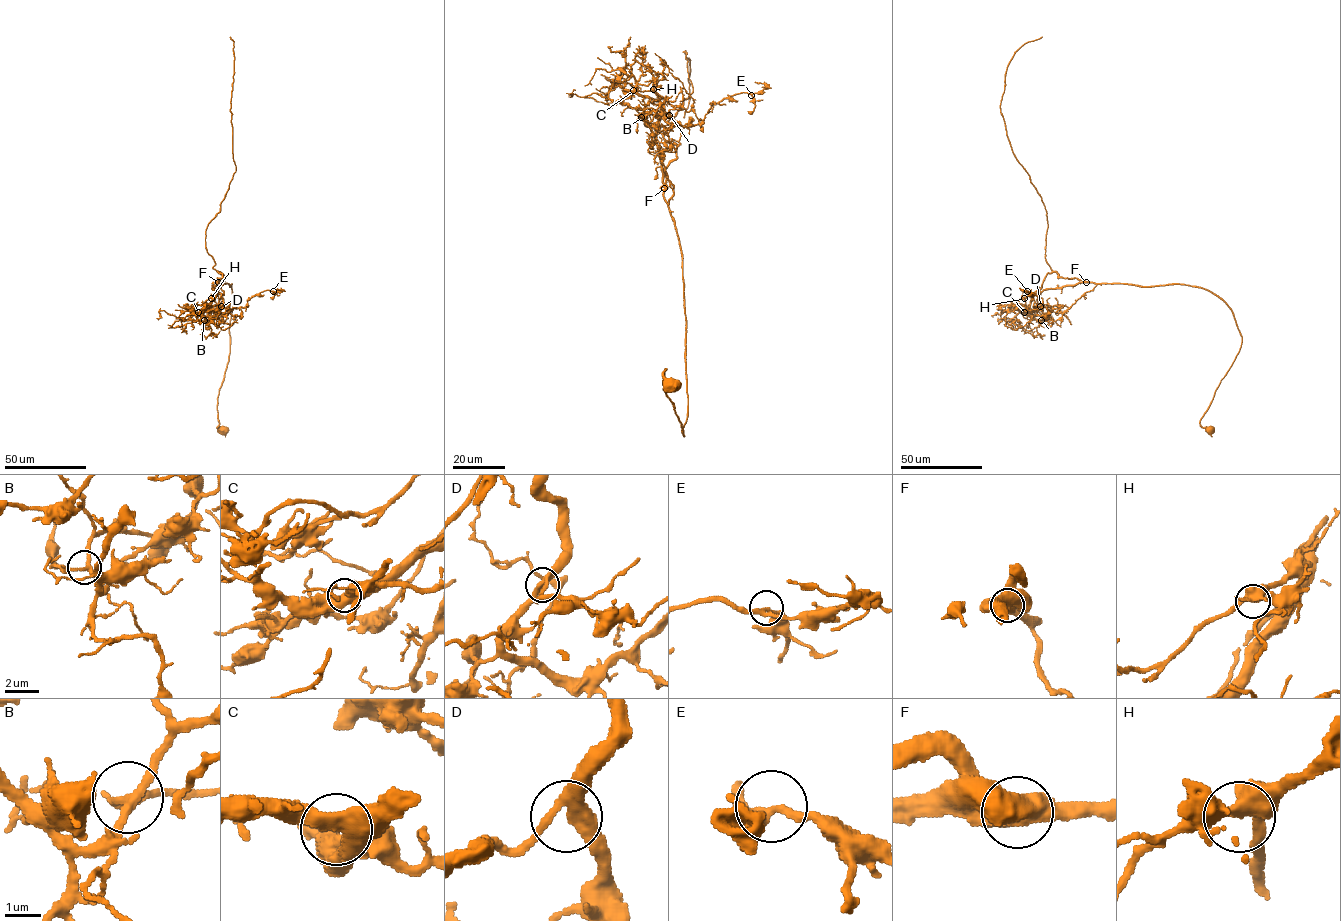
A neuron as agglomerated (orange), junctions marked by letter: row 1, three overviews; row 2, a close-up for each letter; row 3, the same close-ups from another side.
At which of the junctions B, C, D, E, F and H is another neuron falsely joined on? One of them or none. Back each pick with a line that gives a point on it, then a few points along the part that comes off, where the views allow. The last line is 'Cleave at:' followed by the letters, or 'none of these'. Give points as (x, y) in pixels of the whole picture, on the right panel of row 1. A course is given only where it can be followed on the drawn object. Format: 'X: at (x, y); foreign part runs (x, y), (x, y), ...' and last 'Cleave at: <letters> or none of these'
Cleave at: none of these

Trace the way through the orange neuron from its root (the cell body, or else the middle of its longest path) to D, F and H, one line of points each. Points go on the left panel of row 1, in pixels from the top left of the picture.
D: (225, 429), (217, 427), (217, 405), (229, 354), (231, 284), (217, 282), (213, 288), (221, 294), (221, 306)
F: (225, 429), (217, 427), (217, 405), (229, 354), (232, 295), (231, 284), (230, 286), (218, 282)
H: (225, 429), (217, 427), (217, 405), (229, 354), (231, 284), (217, 282), (211, 298)

